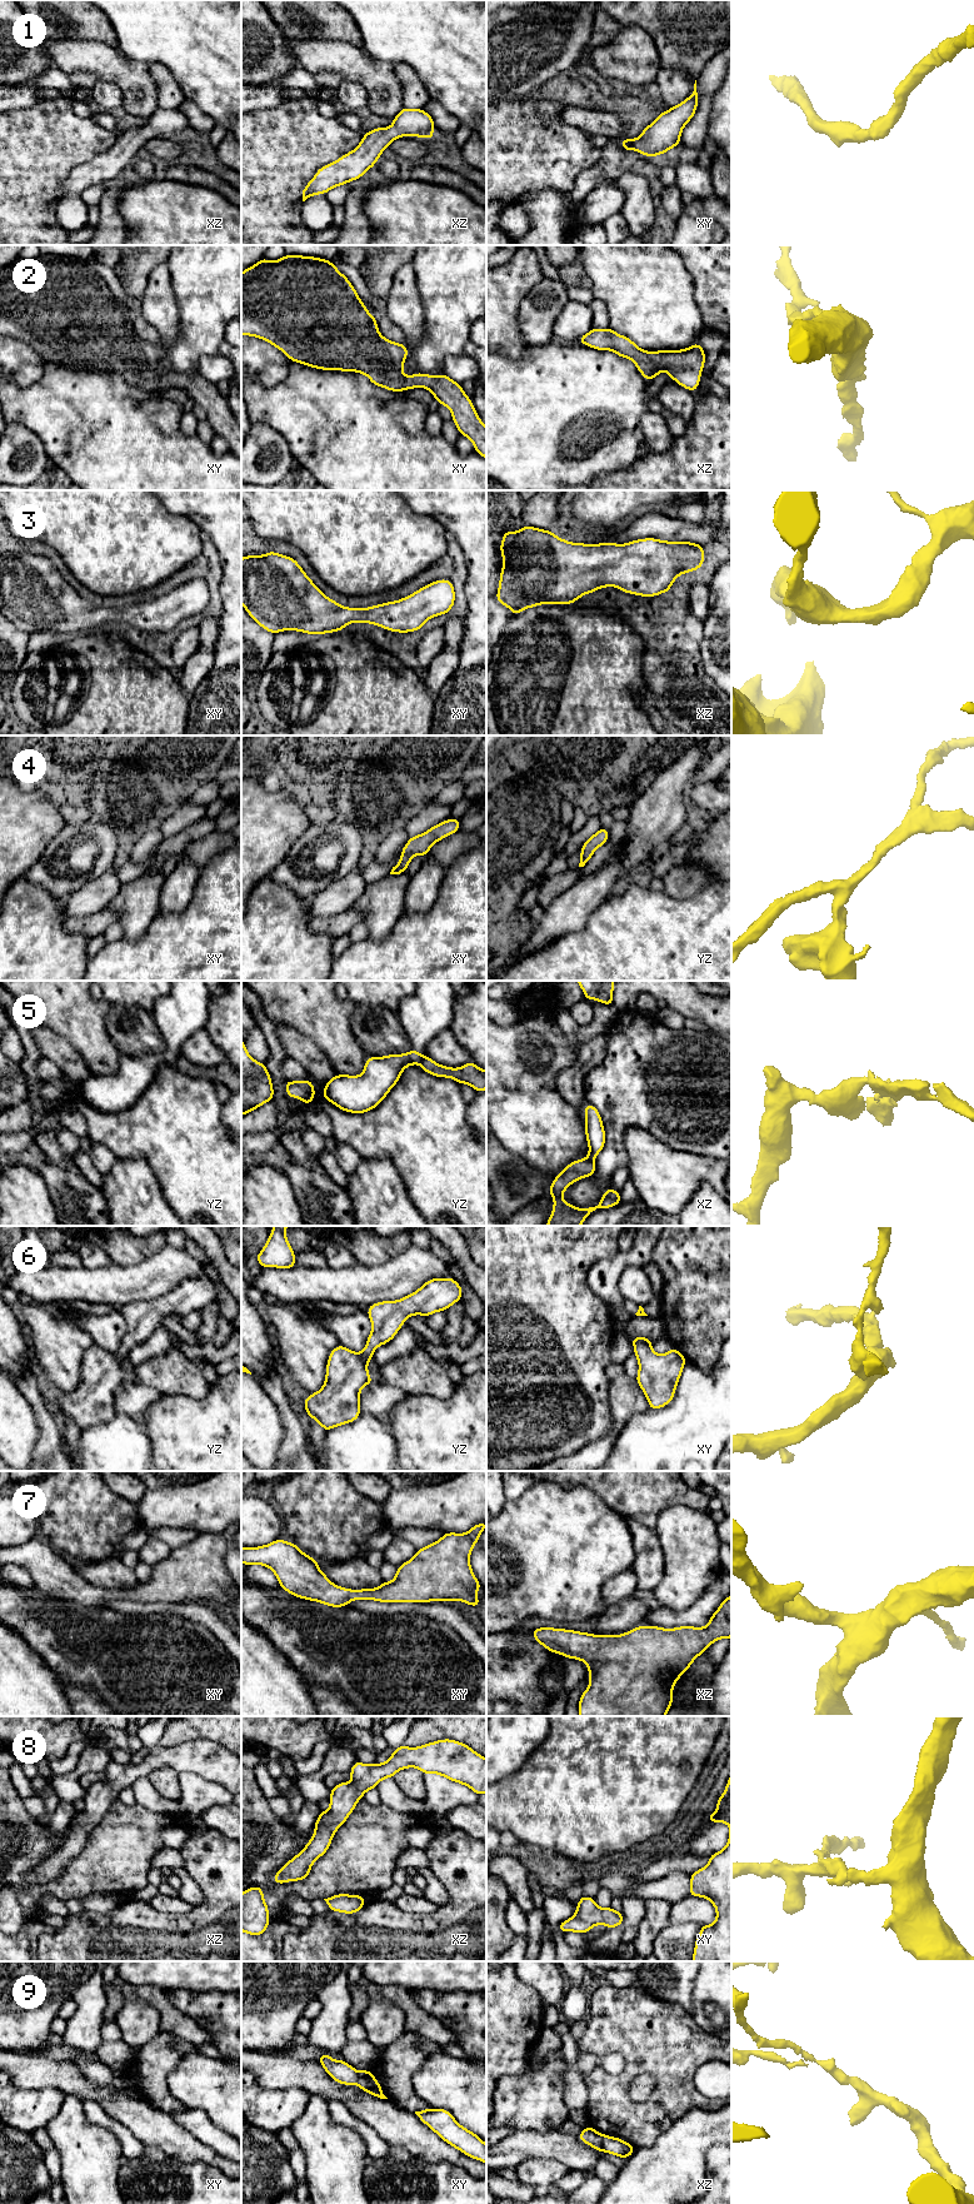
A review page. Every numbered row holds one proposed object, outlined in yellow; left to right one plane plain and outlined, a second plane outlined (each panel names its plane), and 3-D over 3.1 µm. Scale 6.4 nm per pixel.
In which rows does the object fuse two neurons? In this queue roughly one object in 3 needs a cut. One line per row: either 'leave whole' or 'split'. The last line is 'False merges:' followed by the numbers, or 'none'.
1: leave whole
2: leave whole
3: leave whole
4: leave whole
5: split
6: leave whole
7: leave whole
8: leave whole
9: split
False merges: 5, 9

